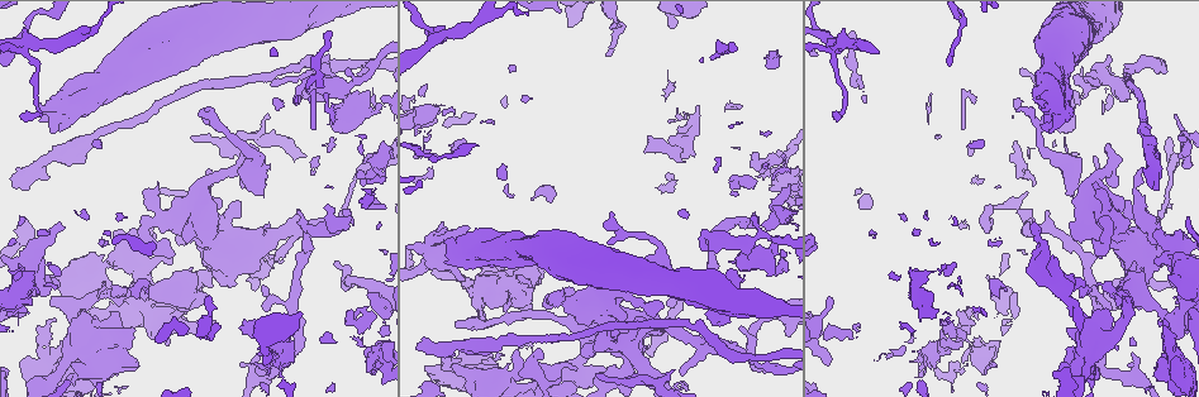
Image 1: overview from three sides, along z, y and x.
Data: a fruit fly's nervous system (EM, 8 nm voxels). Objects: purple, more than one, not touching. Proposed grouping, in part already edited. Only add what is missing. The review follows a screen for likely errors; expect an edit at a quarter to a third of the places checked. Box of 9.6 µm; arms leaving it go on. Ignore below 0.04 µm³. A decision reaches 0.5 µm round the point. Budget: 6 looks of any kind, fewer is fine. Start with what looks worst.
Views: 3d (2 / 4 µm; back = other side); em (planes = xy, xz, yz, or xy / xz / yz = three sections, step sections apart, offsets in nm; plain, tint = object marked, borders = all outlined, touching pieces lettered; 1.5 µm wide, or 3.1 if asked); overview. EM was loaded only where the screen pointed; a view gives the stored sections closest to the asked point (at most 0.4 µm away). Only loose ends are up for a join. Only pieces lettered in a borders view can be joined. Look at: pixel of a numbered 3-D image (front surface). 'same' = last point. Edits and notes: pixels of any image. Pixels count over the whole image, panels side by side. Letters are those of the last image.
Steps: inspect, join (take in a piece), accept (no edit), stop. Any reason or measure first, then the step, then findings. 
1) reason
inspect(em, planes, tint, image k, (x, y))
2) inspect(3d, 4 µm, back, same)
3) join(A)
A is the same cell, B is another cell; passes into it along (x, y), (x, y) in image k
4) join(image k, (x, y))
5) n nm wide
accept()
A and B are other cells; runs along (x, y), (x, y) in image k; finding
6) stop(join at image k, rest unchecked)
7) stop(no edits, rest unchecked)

an open end
inspect(em, planes, borders, image 1, (1032, 229))

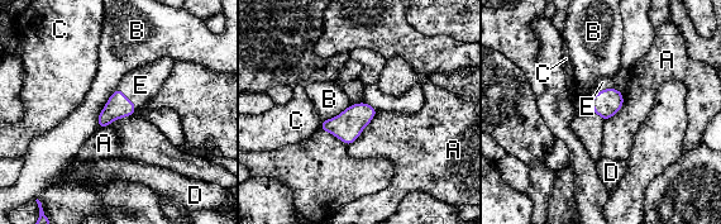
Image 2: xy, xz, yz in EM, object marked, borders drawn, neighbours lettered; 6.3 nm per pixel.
160 nm wide; A touches over 300 nm
join(image 2, (141, 85))
E is the same cell, A, B, C and D are other cells; the neuron continues

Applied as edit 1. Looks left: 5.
branch stops here
inspect(3d, 2 µm, image 1, (13, 186))

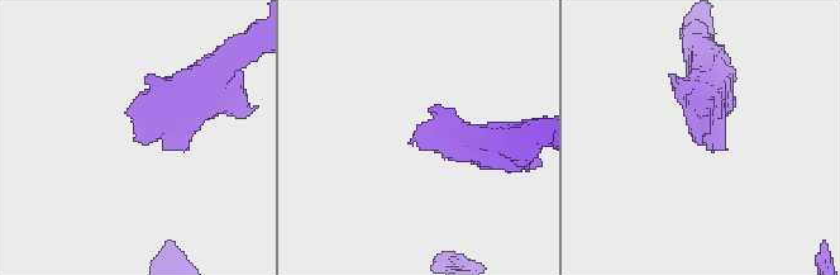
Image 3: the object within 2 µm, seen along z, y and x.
inspect(em, xy, step 4, borders, image 3, (415, 137))

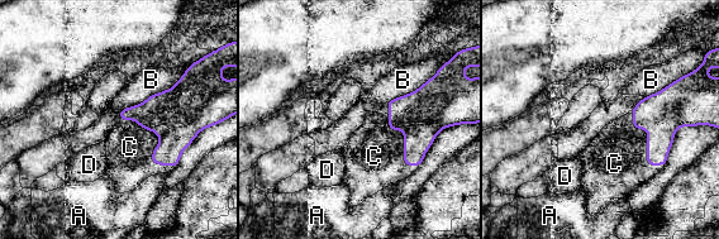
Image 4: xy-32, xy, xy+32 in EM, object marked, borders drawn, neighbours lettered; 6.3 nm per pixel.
inspect(em, yz, step 4, borders, same)

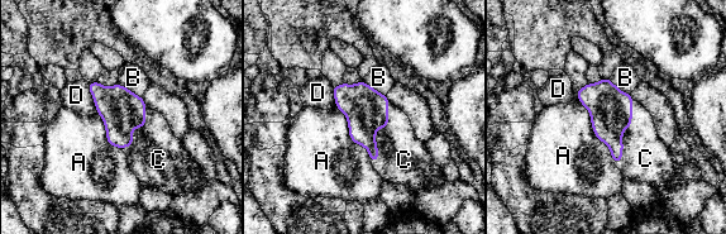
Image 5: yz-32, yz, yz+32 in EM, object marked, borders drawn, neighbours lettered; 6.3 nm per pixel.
join(image 5, (402, 158))
C is the same cell, A, B and D are other cells; passes into it along (367, 110), (377, 129), (402, 158) in image 5; the neuron continues

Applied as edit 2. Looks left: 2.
stop(join at image 2, join at image 5, rest unchecked)

